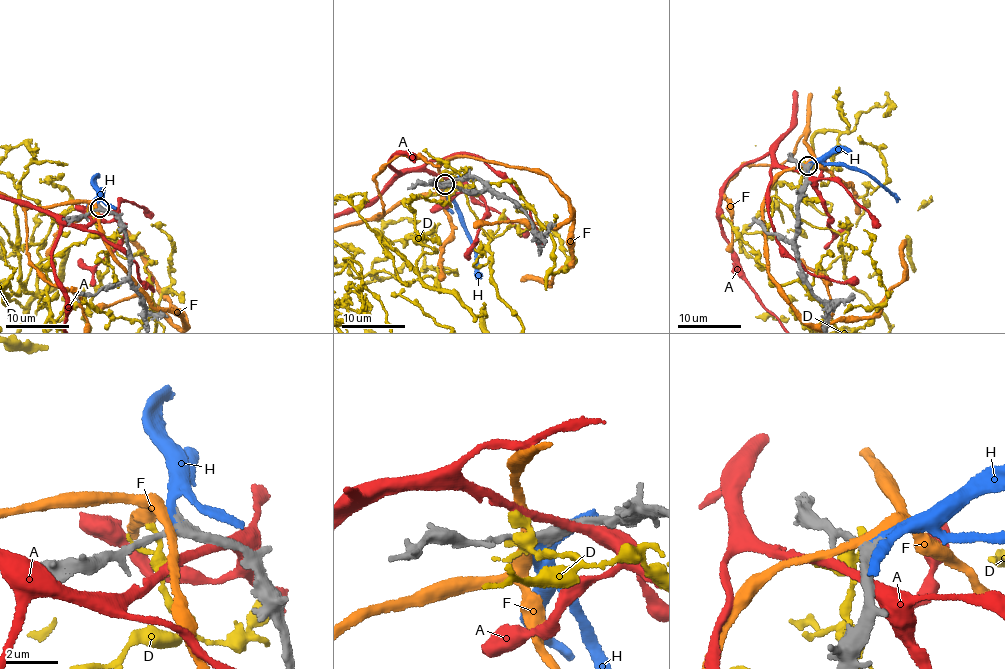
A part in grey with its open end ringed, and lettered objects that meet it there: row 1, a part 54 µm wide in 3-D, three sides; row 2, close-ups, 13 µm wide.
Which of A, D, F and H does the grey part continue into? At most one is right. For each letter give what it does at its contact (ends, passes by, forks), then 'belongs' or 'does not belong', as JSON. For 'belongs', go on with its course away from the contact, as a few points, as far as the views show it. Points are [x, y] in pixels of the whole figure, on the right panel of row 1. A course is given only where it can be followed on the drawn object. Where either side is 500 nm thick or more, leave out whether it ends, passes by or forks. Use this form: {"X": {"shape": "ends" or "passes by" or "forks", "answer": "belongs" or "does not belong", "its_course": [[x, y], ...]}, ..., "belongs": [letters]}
{"A": {"shape": "passes by", "answer": "does not belong"}, "D": {"shape": "passes by", "answer": "does not belong"}, "F": {"shape": "passes by", "answer": "does not belong"}, "H": {"shape": "ends", "answer": "belongs", "its_course": [[808, 165], [819, 161], [859, 168], [895, 197], [896, 203]]}, "belongs": ["H"]}

